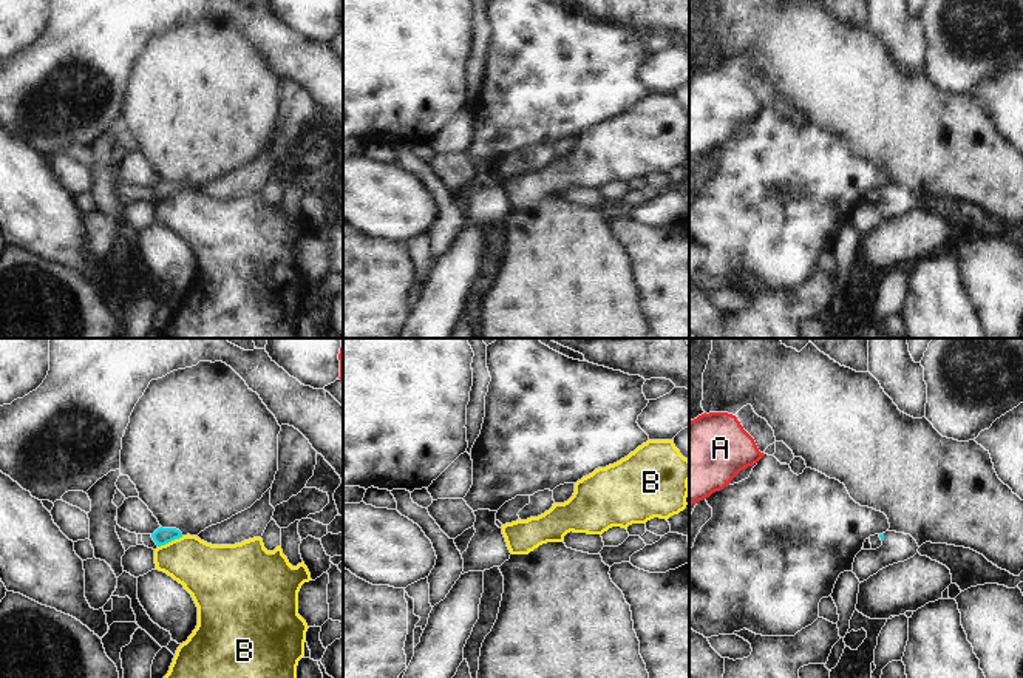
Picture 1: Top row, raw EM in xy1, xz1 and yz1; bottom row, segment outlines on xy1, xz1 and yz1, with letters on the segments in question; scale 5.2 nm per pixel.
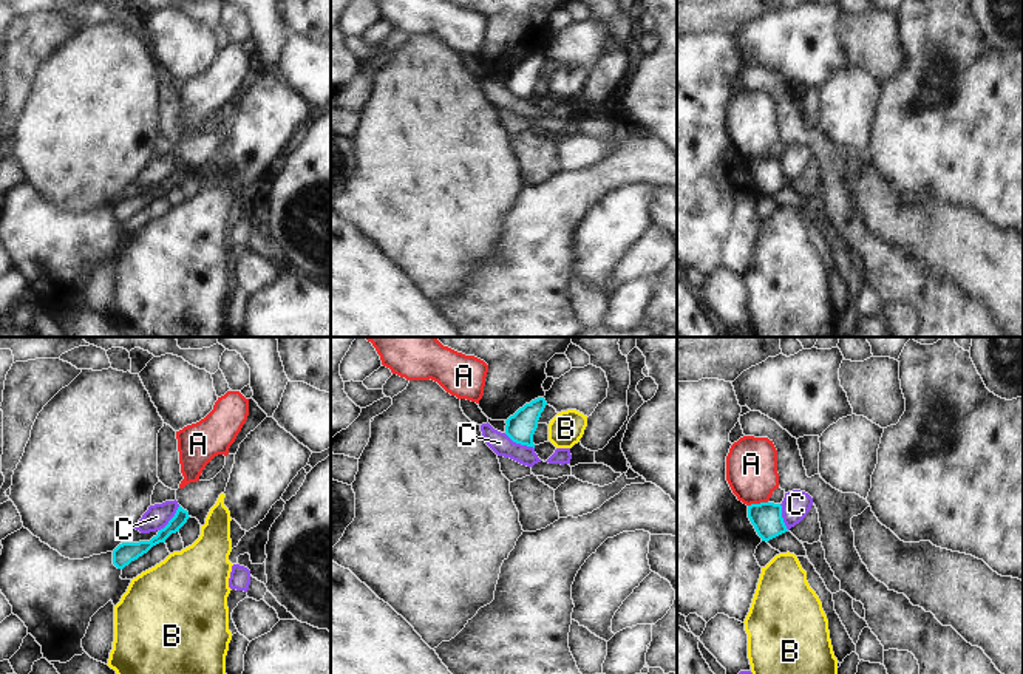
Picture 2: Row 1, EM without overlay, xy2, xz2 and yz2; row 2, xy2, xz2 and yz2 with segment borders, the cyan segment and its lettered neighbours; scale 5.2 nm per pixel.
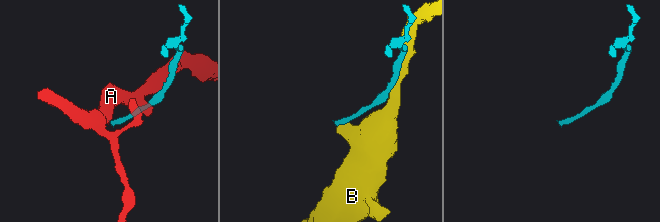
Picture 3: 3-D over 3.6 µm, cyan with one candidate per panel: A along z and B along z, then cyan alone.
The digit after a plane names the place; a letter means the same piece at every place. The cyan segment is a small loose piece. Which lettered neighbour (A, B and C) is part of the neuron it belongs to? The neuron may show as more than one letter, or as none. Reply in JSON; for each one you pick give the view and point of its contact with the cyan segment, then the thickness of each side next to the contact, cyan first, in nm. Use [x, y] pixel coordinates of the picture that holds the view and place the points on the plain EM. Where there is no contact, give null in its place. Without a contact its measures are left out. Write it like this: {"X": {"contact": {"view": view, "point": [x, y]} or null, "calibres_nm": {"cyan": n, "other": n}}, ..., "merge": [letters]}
{"merge": []}

